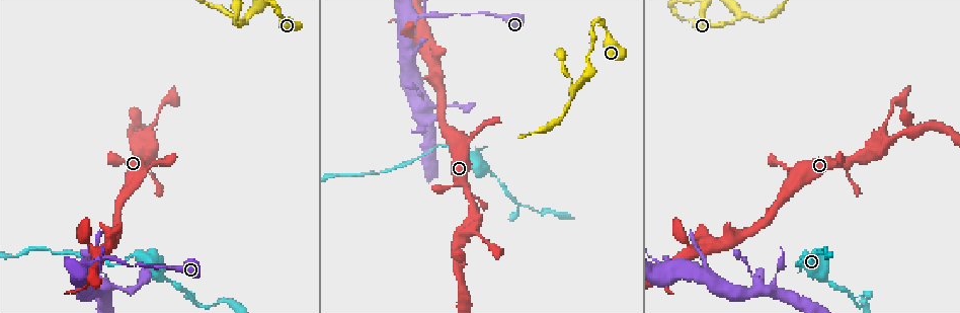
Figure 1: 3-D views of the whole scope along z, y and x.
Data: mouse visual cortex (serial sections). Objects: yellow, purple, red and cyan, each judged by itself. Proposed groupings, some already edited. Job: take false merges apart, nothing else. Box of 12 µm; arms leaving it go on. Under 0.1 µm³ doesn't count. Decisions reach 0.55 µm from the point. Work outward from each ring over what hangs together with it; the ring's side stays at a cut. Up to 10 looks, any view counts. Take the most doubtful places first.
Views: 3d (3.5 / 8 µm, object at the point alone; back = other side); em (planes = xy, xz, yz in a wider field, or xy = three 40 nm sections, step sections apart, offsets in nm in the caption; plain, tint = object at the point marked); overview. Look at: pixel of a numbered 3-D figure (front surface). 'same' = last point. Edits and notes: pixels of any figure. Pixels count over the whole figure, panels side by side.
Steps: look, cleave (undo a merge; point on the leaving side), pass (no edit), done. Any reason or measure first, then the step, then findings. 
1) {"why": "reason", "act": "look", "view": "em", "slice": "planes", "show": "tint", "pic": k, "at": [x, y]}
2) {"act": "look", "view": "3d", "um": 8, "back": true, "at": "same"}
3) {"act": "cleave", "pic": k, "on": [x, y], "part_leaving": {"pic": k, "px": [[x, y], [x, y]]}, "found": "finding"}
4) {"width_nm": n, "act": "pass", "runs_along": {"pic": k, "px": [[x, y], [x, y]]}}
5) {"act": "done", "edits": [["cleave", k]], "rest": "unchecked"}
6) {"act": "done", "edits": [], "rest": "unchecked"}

{"act": "look", "view": "3d", "um": 3.5, "pic": 1, "at": [674, 11]}

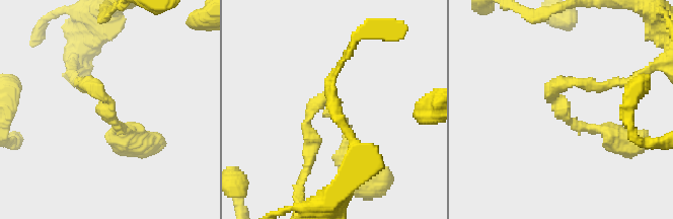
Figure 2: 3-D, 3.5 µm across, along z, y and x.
{"arm_widths_nm": [150, 200], "why": "need the tissue", "act": "look", "view": "em", "slice": "xy", "step": 3, "show": "tint", "pic": 2, "at": [107, 102]}

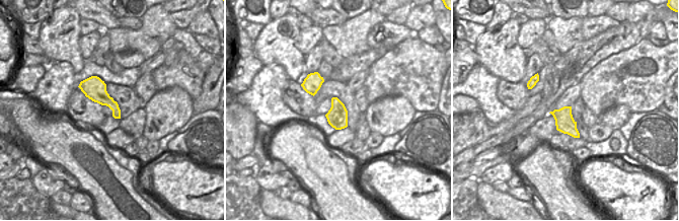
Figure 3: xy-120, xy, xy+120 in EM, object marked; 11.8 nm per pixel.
{"act": "pass", "runs_along": {"pic": 2, "px": [[123, 130], [107, 101], [82, 86]]}, "found": "continuous, no second cell"}

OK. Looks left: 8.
{"why": "sudden change in width", "act": "look", "view": "3d", "um": 3.5, "pic": 1, "at": [249, 13]}

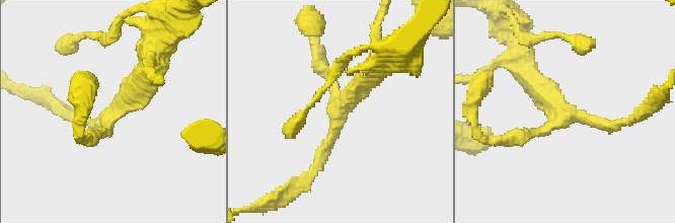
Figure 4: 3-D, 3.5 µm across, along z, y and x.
{"act": "look", "view": "em", "slice": "xy", "step": 3, "show": "tint", "pic": 4, "at": [112, 112]}

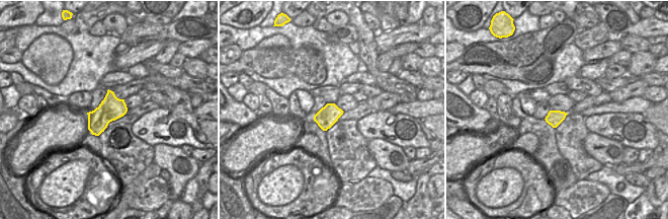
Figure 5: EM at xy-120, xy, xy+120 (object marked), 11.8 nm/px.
{"act": "pass", "runs_along": {"pic": 4, "px": [[153, 71], [90, 137]]}, "found": "continuous, no second cell"}

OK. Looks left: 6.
{"why": "abrupt turn", "act": "look", "view": "em", "slice": "planes", "show": "tint", "pic": 1, "at": [796, 266]}

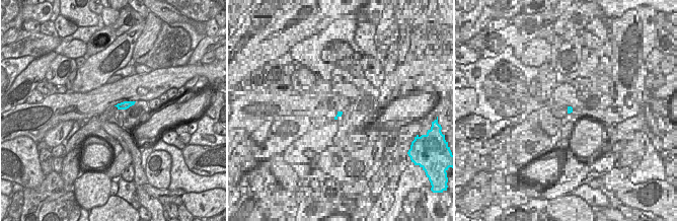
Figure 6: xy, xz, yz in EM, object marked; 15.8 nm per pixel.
{"why": "wider look", "act": "look", "view": "3d", "um": 3.5, "at": "same"}

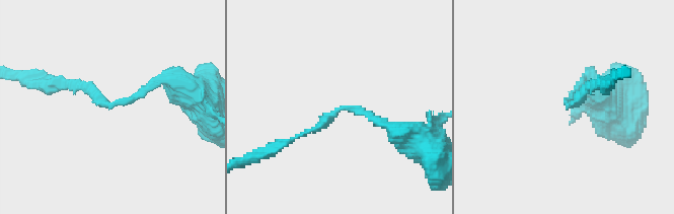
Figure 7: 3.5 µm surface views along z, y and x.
{"act": "pass", "found": "all the same cell"}

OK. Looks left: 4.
{"why": "thick turns thin", "act": "look", "view": "3d", "um": 3.5, "pic": 1, "at": [168, 281]}

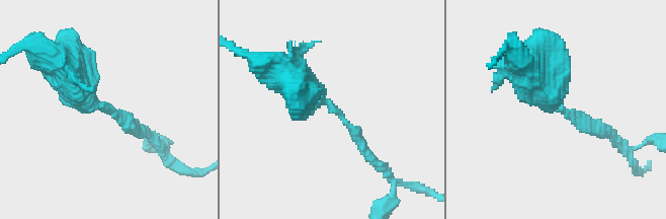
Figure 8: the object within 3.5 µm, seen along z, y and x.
{"why": "need the tissue", "act": "look", "view": "em", "slice": "xy", "step": 1, "show": "plain", "pic": 8, "at": [328, 106]}

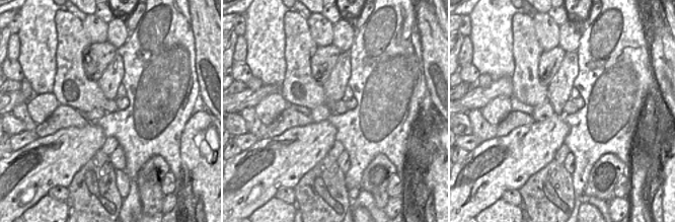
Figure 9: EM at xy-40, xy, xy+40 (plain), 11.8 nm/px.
{"act": "look", "view": "em", "slice": "xy", "step": 1, "show": "tint", "at": "same"}

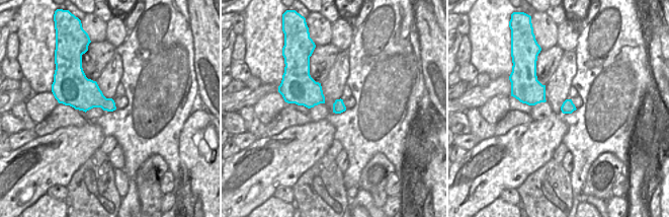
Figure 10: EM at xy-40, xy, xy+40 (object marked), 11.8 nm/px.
{"arm_widths_nm": [200, 500], "act": "pass", "runs_along": {"pic": 8, "px": [[279, 75], [326, 101], [366, 153]]}, "found": "one cell here"}

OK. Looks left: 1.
{"act": "done", "edits": [], "rest": "unchecked"}

